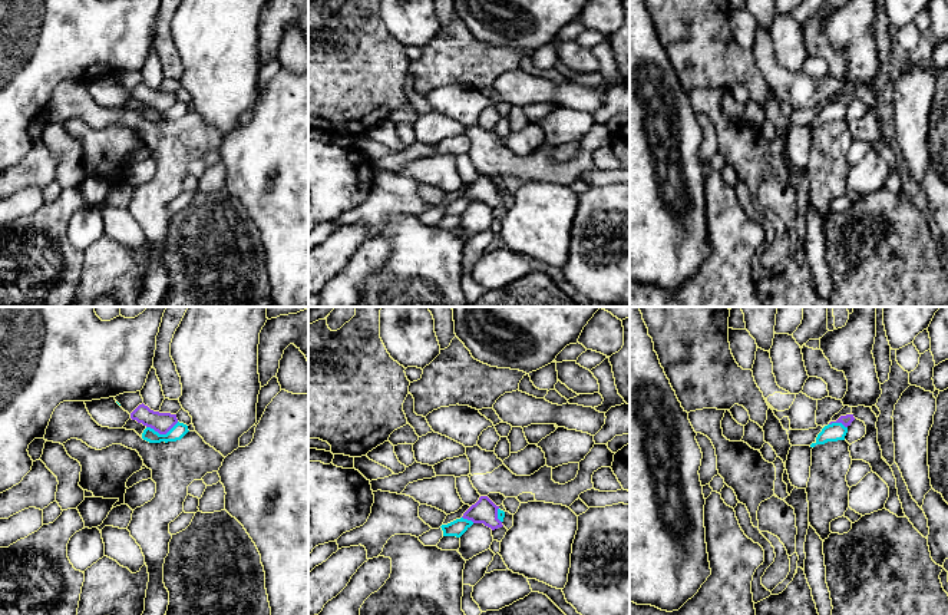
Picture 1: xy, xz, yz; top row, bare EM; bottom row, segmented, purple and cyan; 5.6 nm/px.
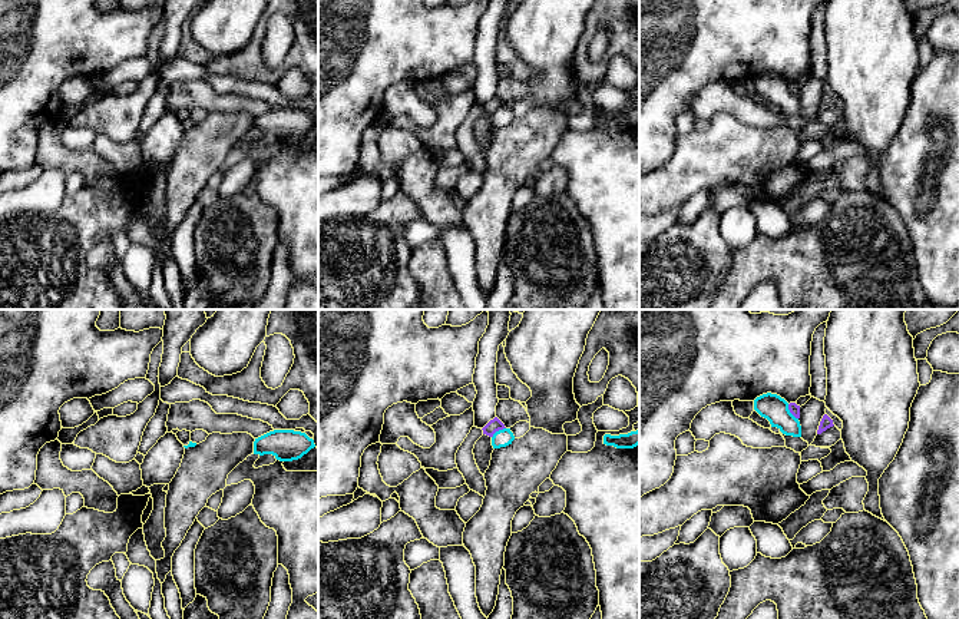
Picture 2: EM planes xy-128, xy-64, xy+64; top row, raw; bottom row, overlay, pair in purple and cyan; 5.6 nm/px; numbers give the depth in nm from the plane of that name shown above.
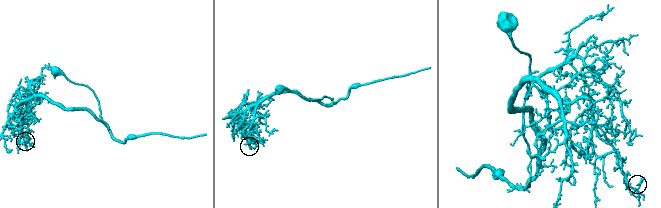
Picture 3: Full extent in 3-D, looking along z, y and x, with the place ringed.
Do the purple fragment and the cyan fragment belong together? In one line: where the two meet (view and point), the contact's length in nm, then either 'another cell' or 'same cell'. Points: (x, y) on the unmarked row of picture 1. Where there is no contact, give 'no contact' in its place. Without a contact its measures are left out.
xy (162, 112) | 190 nm | another cell

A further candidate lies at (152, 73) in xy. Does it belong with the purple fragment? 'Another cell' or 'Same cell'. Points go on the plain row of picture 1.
Another cell

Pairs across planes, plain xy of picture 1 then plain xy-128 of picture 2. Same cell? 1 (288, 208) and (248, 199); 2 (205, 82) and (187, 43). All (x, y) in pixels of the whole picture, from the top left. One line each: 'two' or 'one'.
1: two
2: two

